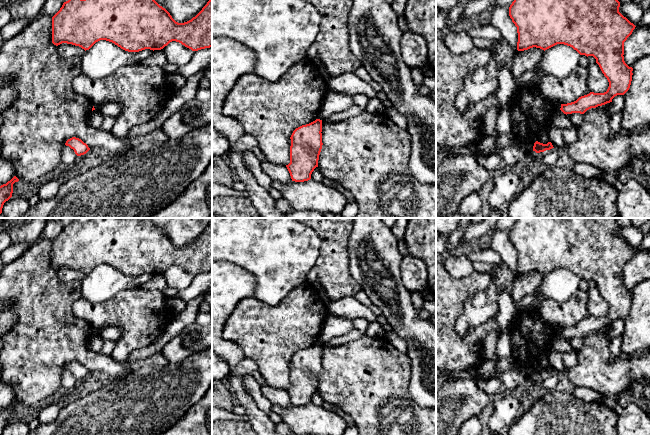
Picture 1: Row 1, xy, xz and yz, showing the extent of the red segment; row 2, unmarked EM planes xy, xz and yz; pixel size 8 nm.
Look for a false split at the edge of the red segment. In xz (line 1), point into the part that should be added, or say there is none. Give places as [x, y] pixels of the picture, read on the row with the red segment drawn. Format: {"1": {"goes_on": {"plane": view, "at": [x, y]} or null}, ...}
{"1": {"goes_on": null}}

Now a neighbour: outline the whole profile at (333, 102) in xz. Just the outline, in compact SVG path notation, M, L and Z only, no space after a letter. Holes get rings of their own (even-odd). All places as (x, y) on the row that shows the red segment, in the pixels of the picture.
M328 90L318 112L318 119L324 120L332 114L347 110L353 105L353 96Z

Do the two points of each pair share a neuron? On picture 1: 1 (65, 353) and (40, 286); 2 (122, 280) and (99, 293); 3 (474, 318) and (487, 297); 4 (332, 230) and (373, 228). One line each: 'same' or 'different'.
1: same
2: same
3: same
4: different

